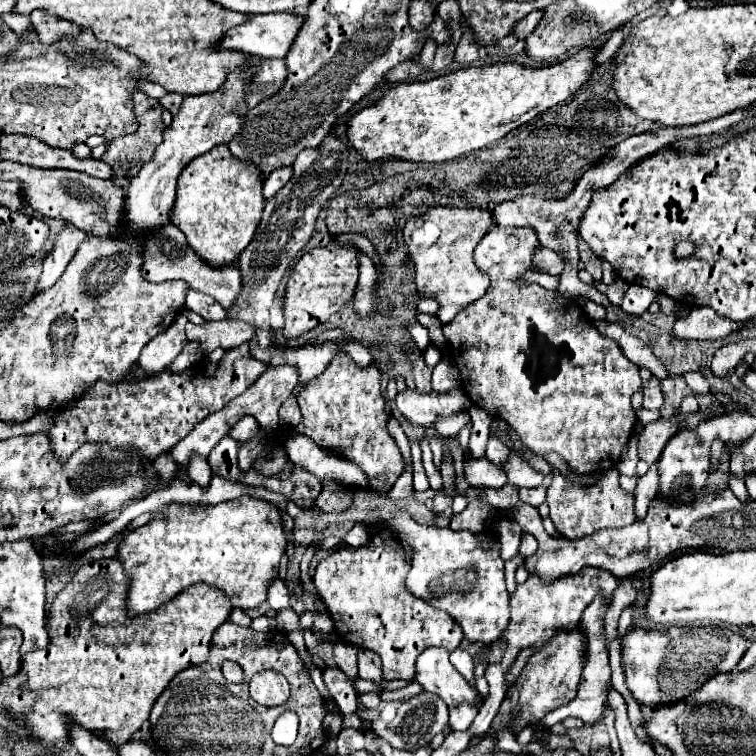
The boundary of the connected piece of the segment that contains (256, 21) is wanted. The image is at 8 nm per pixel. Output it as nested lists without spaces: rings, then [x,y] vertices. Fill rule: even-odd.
[[[259,14],[259,16],[251,16],[249,22],[229,30],[225,34],[225,38],[221,40],[221,46],[229,48],[229,50],[253,54],[253,56],[259,56],[259,58],[285,58],[295,36],[299,34],[303,22],[305,22],[305,18],[301,14]]]

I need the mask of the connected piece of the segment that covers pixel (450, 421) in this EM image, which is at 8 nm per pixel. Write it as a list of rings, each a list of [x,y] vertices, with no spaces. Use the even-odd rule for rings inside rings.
[[[459,412],[459,414],[447,416],[447,418],[437,418],[435,430],[437,430],[441,436],[457,436],[459,430],[461,430],[467,422],[469,422],[469,414],[467,414],[467,412]]]

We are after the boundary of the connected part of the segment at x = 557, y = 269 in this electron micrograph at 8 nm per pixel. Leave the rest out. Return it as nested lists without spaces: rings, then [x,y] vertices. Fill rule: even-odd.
[[[539,248],[535,254],[535,266],[541,272],[549,272],[549,274],[561,274],[563,270],[563,260],[559,258],[557,252],[549,250],[549,248]]]

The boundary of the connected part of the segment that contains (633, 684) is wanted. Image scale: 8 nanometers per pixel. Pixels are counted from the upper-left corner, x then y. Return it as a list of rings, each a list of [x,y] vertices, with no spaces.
[[[635,628],[635,630],[627,630],[621,636],[621,656],[623,656],[623,672],[625,672],[625,682],[627,688],[631,690],[633,698],[639,702],[641,708],[649,708],[649,710],[657,710],[661,706],[667,704],[675,704],[687,696],[691,696],[693,692],[697,692],[709,678],[713,678],[713,674],[719,672],[731,672],[737,662],[741,660],[743,652],[747,650],[747,642],[731,632],[731,630],[723,630],[723,628],[667,628],[665,632],[661,630],[643,630],[643,628]]]

